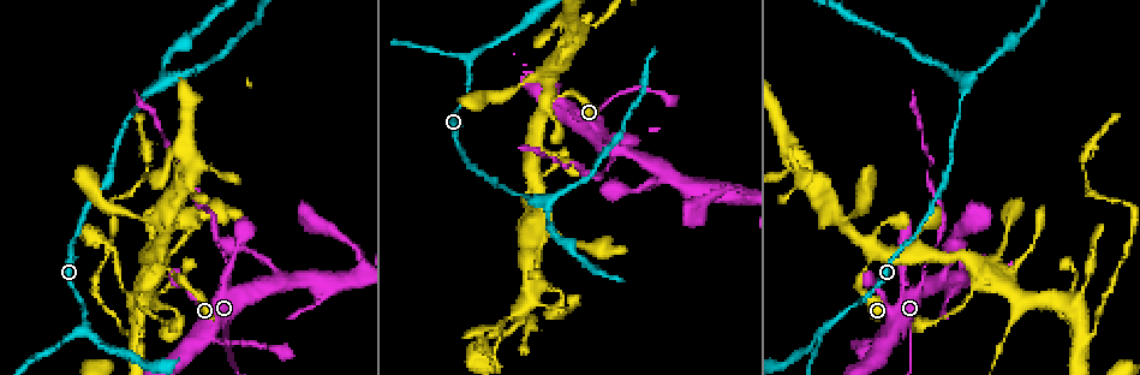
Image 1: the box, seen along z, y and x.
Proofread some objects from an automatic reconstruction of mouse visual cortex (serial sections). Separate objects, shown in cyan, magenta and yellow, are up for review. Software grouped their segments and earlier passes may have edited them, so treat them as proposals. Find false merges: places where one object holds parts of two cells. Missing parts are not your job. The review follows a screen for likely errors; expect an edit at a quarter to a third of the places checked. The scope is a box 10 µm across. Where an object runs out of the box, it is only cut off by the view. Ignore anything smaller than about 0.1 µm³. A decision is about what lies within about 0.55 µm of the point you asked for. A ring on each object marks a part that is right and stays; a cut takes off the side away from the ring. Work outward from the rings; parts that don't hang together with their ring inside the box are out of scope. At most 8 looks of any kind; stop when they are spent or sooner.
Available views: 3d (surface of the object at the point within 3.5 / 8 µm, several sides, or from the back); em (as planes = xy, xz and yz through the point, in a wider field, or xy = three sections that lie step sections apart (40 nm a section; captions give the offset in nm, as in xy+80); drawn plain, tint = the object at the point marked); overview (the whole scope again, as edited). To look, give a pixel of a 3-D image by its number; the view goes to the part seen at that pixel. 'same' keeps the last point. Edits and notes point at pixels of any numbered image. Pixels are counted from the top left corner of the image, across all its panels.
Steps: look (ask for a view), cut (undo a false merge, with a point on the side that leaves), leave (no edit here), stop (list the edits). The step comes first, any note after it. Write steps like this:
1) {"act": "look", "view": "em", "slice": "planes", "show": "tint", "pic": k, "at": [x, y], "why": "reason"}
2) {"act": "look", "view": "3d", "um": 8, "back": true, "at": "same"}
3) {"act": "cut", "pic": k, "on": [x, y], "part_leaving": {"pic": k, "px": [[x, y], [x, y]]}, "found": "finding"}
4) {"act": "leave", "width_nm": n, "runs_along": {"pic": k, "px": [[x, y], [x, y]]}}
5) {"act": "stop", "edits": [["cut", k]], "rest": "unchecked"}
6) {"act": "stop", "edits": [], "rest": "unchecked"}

{"act": "look", "view": "3d", "um": 3.5, "pic": 1, "at": [826, 330], "why": "three arms meet"}

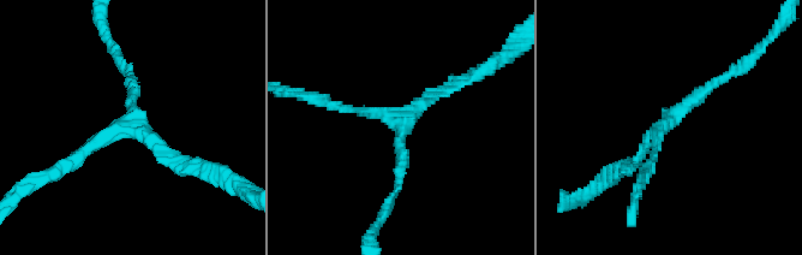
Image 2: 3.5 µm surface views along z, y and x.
{"act": "look", "view": "em", "slice": "xy", "step": 5, "show": "tint", "pic": 2, "at": [132, 121], "arms": 3, "arm_widths_nm": [150, 150, 150], "why": "need the tissue"}

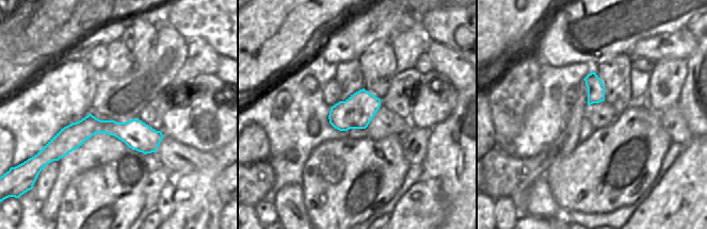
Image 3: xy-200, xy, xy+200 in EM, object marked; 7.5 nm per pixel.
{"act": "look", "view": "em", "slice": "xy", "step": 1, "show": "tint", "at": "same", "why": "another direction"}

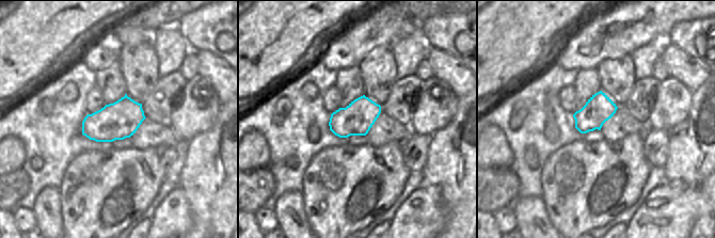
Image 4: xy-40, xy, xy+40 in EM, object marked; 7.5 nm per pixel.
{"act": "leave", "runs_along": {"pic": 2, "px": [[726, 75], [659, 126], [628, 167]]}, "found": "one cell here"}

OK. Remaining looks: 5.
{"act": "look", "view": "3d", "um": 3.5, "pic": 1, "at": [541, 106], "why": "arms part here"}

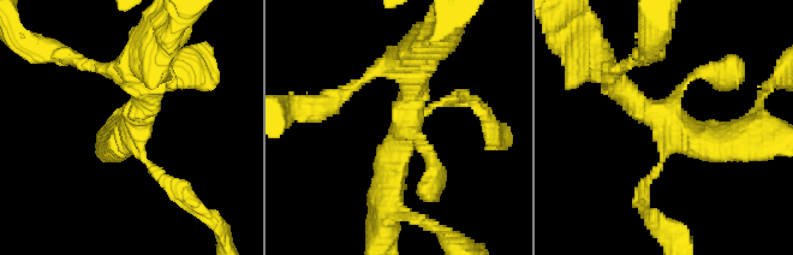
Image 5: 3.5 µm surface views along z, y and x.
{"act": "look", "view": "em", "slice": "xy", "step": 5, "show": "tint", "pic": 5, "at": [673, 141]}

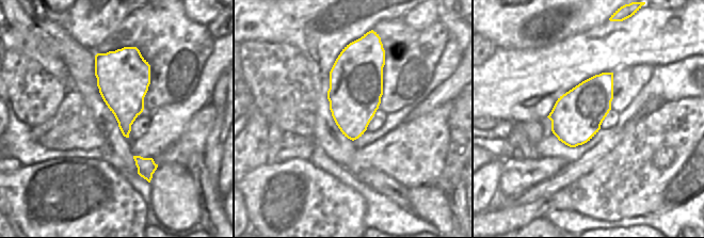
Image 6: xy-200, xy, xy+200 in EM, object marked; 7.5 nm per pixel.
{"act": "leave", "runs_along": {"pic": 5, "px": [[451, 99], [403, 128], [385, 201]]}, "found": "one cell here"}

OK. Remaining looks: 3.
{"act": "look", "view": "3d", "um": 3.5, "pic": 1, "at": [612, 160], "why": "calibre changes"}

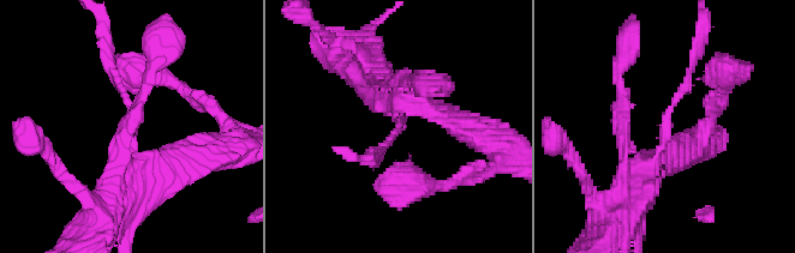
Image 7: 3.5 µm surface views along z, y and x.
{"act": "look", "view": "em", "slice": "xy", "step": 3, "show": "tint", "pic": 7, "at": [666, 126]}

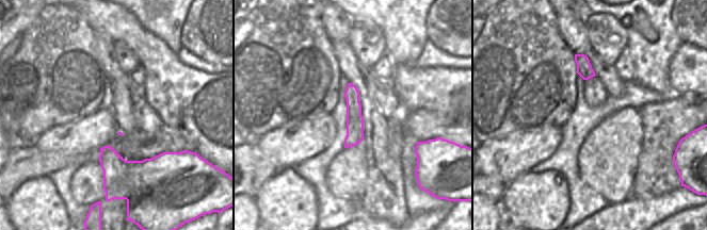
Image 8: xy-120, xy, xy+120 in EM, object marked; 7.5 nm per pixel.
{"act": "look", "view": "em", "slice": "xy", "step": 1, "show": "tint", "at": "same", "why": "another direction"}

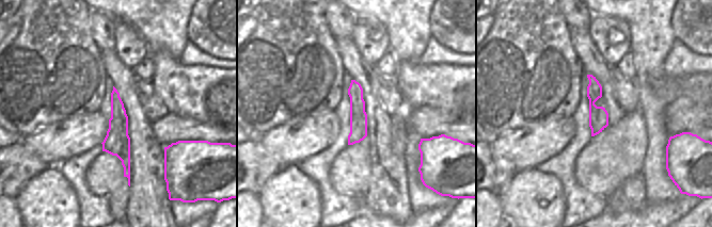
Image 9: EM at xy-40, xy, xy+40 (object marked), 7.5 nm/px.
{"act": "cut", "pic": 7, "on": [382, 146], "found": "two cells meet here"}

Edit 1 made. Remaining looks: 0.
{"act": "stop", "edits": [["cut", 7]], "rest": "unchecked"}

